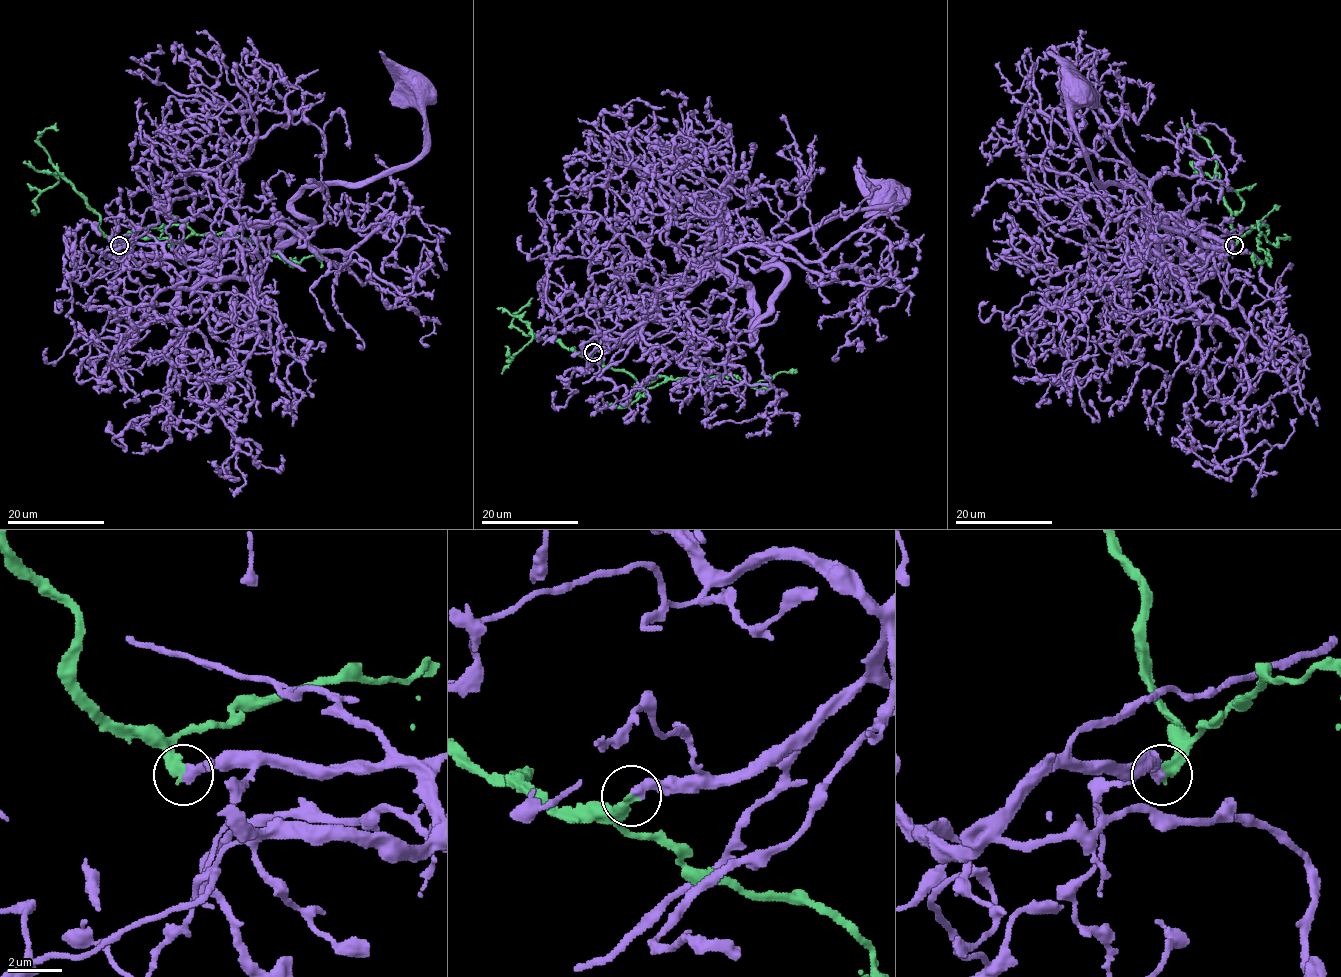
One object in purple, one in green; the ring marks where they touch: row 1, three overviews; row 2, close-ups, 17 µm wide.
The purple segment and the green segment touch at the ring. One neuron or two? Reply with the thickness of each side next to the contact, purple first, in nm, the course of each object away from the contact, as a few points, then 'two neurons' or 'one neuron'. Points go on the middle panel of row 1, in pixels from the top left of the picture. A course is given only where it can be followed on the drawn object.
380 nm thick on the purple side, 440 nm on the other; purple runs (593, 352), (713, 268), (748, 290), (753, 341), (784, 274), (767, 264), (786, 240), (899, 197); green runs (593, 352), (592, 357), (628, 372), (639, 385), (662, 376), (727, 375), (753, 385), (779, 372), (795, 373); one neuron

